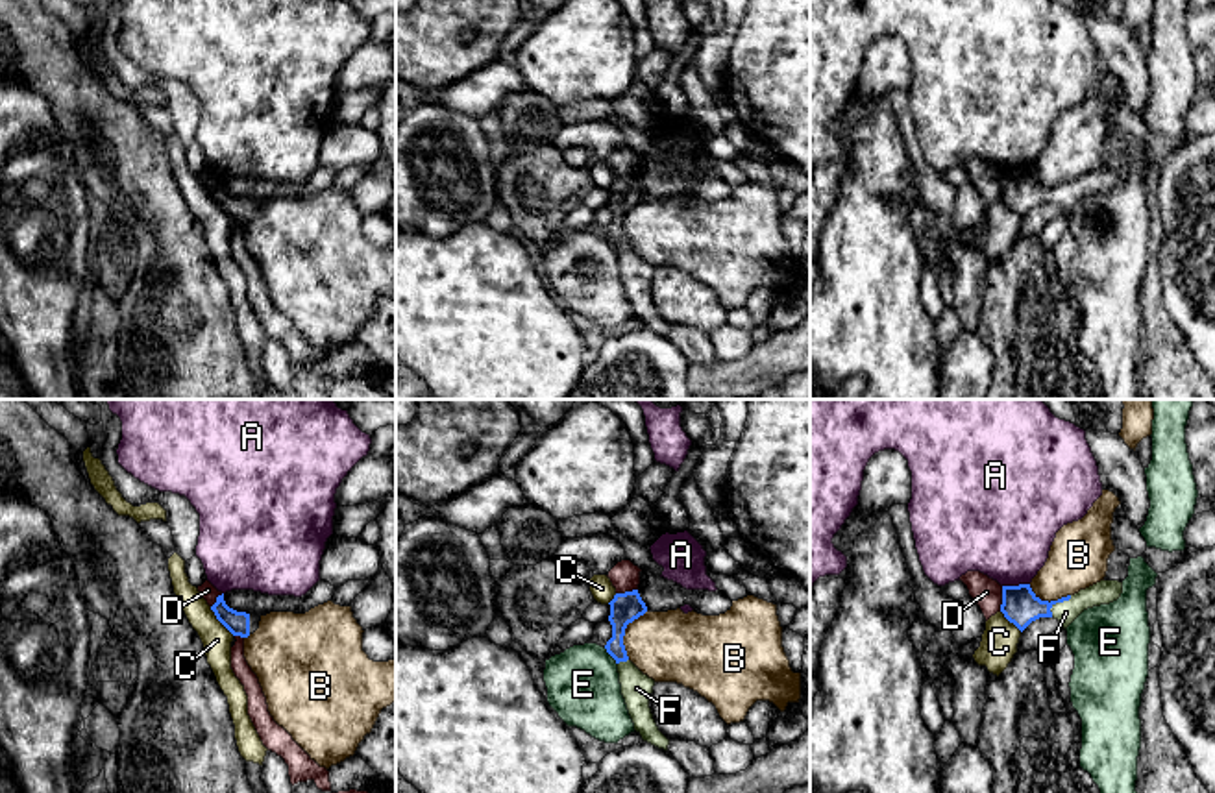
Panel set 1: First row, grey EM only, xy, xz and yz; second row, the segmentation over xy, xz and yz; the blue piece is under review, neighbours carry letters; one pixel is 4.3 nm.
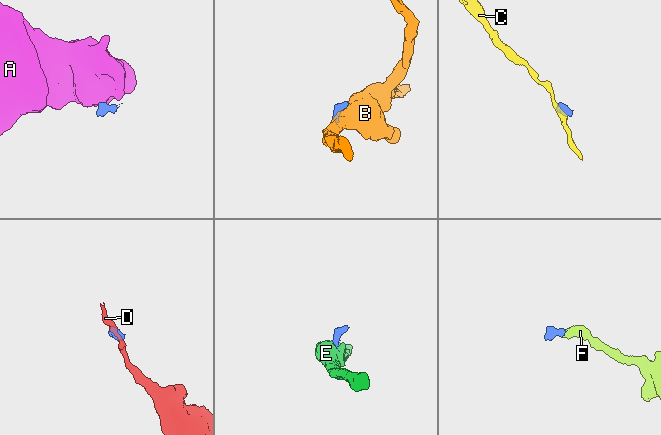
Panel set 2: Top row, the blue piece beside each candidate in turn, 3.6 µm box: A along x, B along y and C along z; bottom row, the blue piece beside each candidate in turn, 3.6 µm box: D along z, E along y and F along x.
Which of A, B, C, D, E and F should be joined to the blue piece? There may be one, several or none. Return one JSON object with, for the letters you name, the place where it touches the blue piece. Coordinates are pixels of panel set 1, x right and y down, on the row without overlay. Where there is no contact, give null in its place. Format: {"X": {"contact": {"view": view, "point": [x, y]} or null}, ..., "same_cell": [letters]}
{"F": {"contact": {"view": "yz", "point": [1056, 187]}}, "same_cell": ["F"]}

